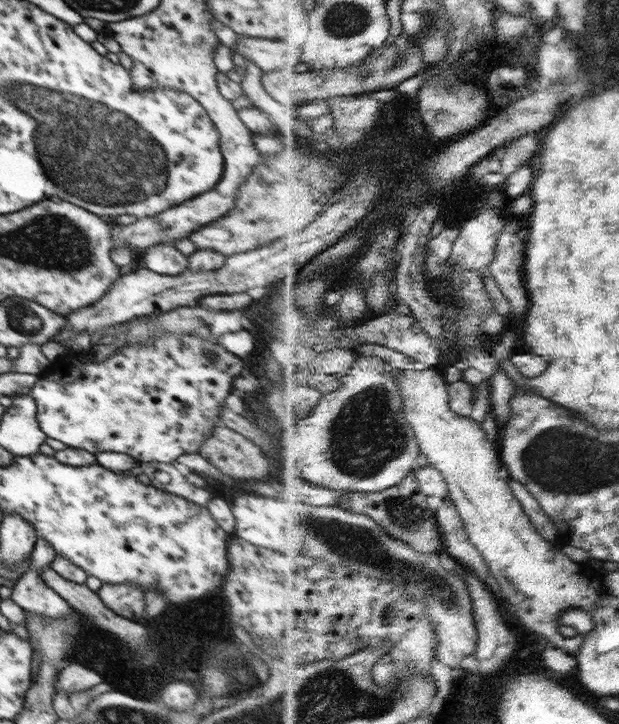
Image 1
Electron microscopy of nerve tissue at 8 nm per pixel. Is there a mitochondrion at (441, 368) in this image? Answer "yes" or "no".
no

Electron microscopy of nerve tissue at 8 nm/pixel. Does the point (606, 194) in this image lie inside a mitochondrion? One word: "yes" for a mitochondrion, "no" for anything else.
no

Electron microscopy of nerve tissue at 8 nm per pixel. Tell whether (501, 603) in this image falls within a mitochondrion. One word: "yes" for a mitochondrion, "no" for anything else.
no

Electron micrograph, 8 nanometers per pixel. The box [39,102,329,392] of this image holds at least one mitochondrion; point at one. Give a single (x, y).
(198, 324)

